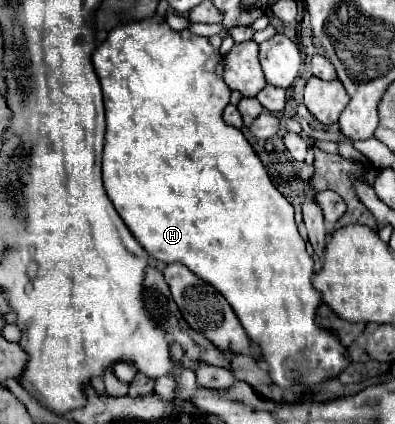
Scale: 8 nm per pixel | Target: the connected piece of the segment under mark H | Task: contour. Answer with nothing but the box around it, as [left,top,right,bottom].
[92,16,350,388]

